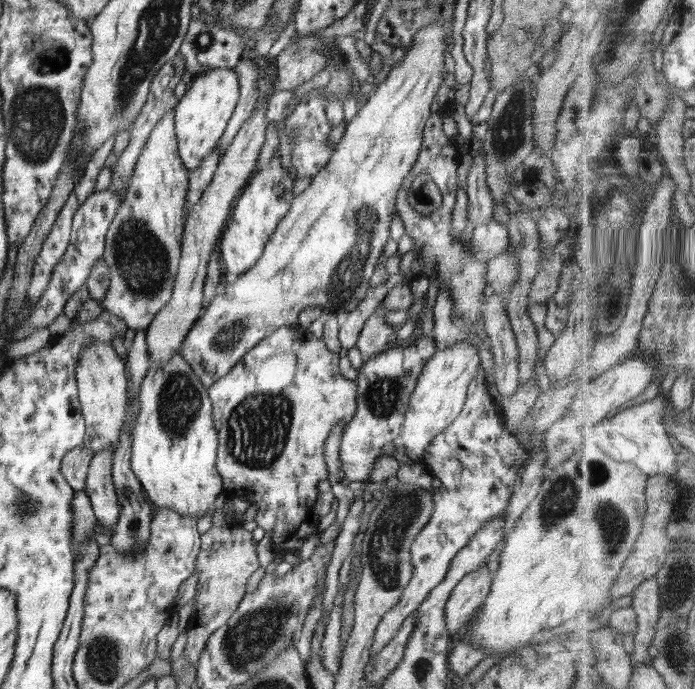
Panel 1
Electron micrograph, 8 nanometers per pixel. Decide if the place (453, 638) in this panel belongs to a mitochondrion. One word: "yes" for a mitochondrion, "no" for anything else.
no

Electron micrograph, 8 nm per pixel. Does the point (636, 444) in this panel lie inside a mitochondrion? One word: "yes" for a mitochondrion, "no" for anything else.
no

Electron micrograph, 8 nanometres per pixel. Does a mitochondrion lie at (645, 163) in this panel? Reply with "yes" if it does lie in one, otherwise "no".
no

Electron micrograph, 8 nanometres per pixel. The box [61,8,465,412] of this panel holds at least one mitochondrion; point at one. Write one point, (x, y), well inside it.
(142, 260)

